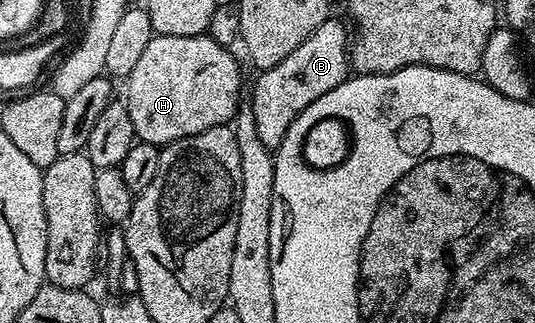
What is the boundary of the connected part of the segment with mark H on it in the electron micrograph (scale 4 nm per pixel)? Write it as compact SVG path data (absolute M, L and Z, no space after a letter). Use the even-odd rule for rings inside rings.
M207 33L189 37L156 35L151 39L149 45L145 45L145 53L141 53L141 58L137 60L133 73L125 80L125 102L129 109L129 121L133 121L136 140L166 145L178 139L193 137L205 129L230 124L241 106L239 63L231 54L232 48L223 47Z

